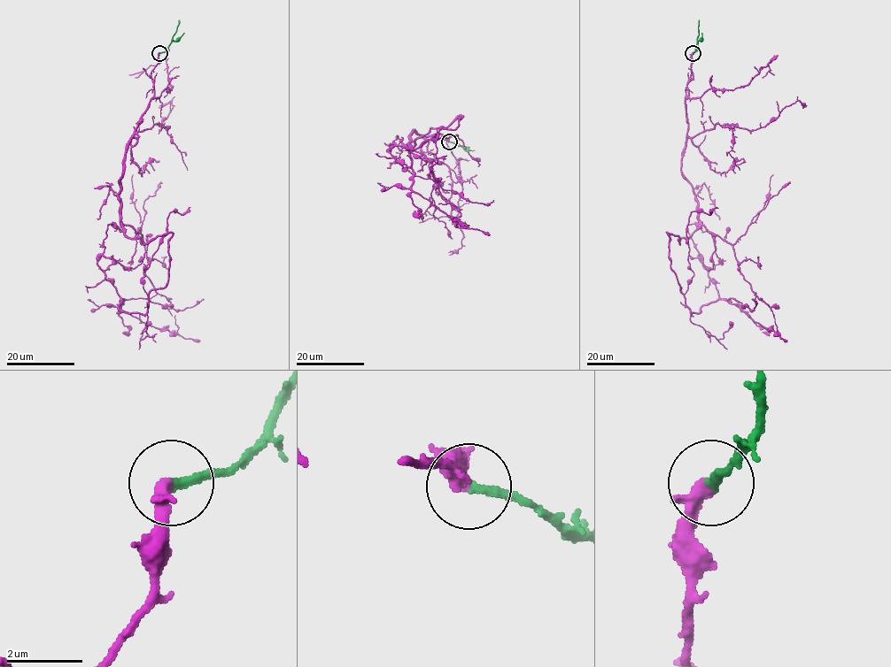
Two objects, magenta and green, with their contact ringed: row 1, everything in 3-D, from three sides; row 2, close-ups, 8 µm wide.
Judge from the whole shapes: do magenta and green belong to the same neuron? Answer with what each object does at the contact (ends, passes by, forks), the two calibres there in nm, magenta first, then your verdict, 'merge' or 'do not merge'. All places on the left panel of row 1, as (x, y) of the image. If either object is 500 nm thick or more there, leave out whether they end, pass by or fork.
magenta ends there; green ends there; 400 nm thick on the magenta side, 200 nm on the other; merge

